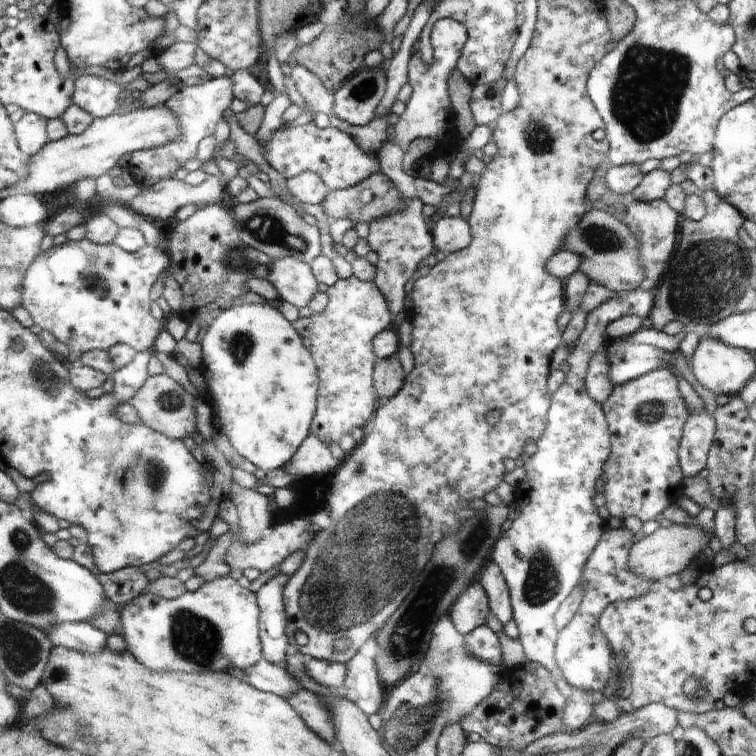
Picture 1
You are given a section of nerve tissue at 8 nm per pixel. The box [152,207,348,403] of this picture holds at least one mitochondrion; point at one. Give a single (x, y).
(265, 228)

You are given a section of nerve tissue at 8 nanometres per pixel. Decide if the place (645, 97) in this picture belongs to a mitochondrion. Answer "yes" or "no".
yes

